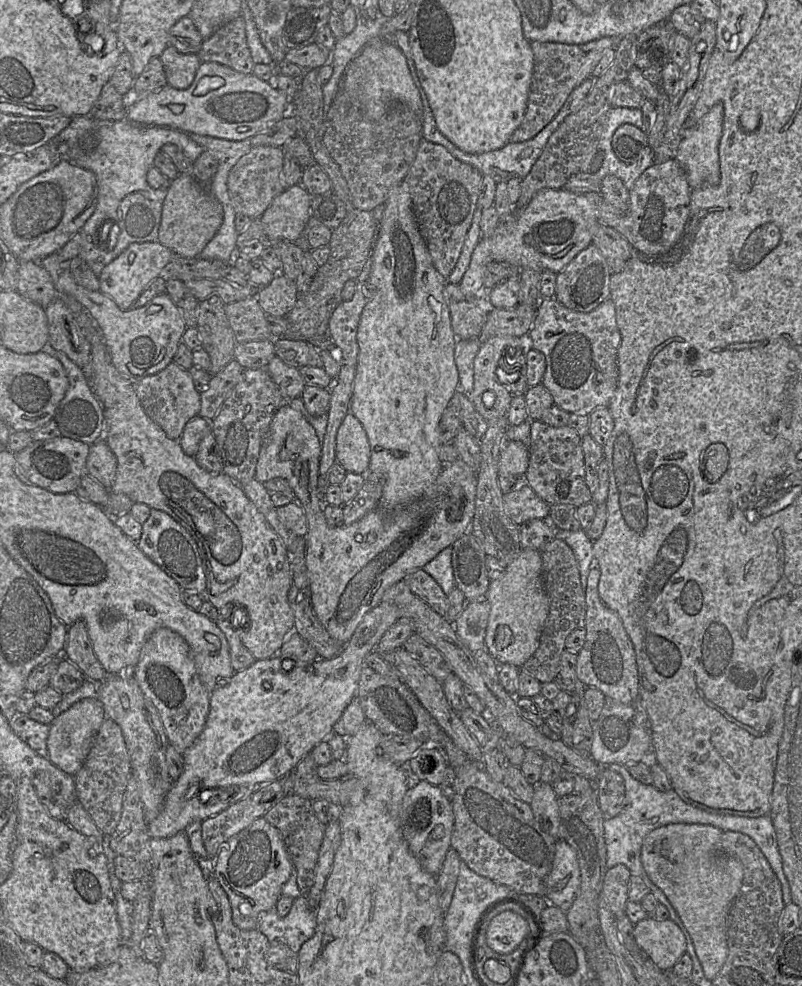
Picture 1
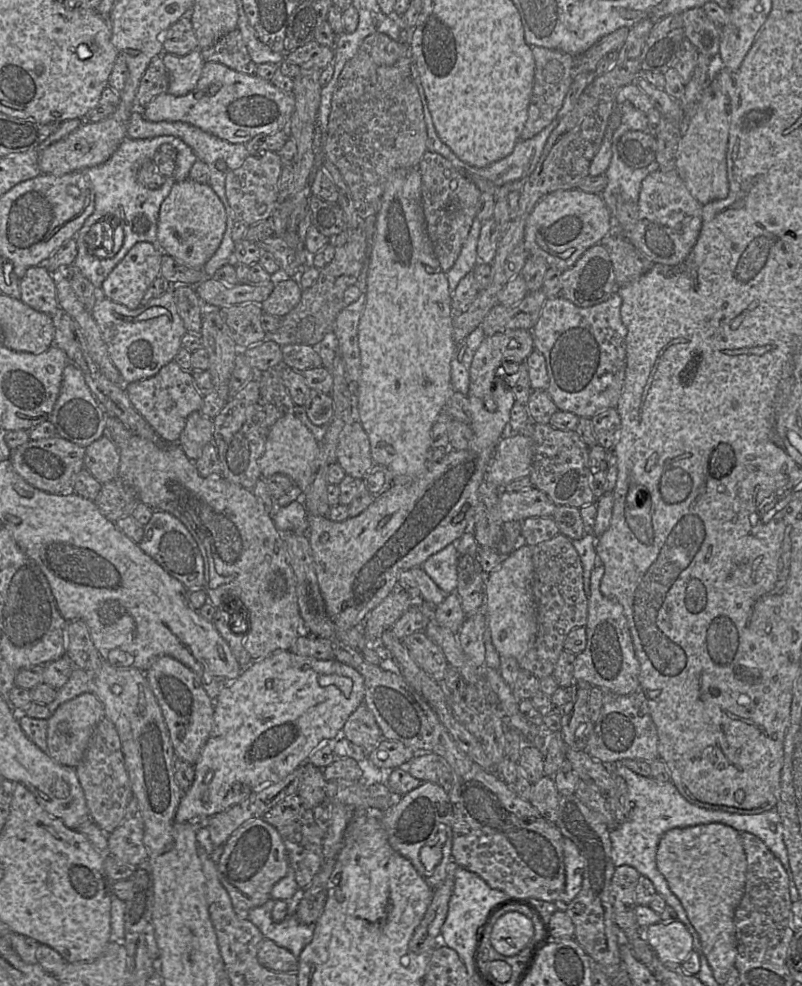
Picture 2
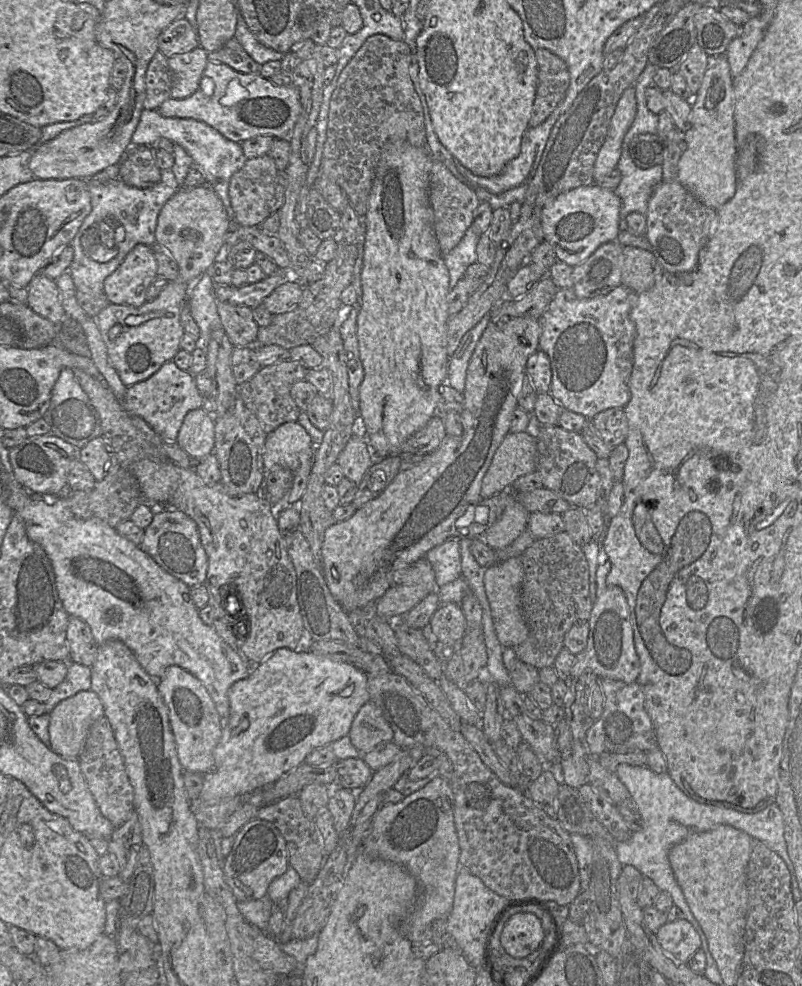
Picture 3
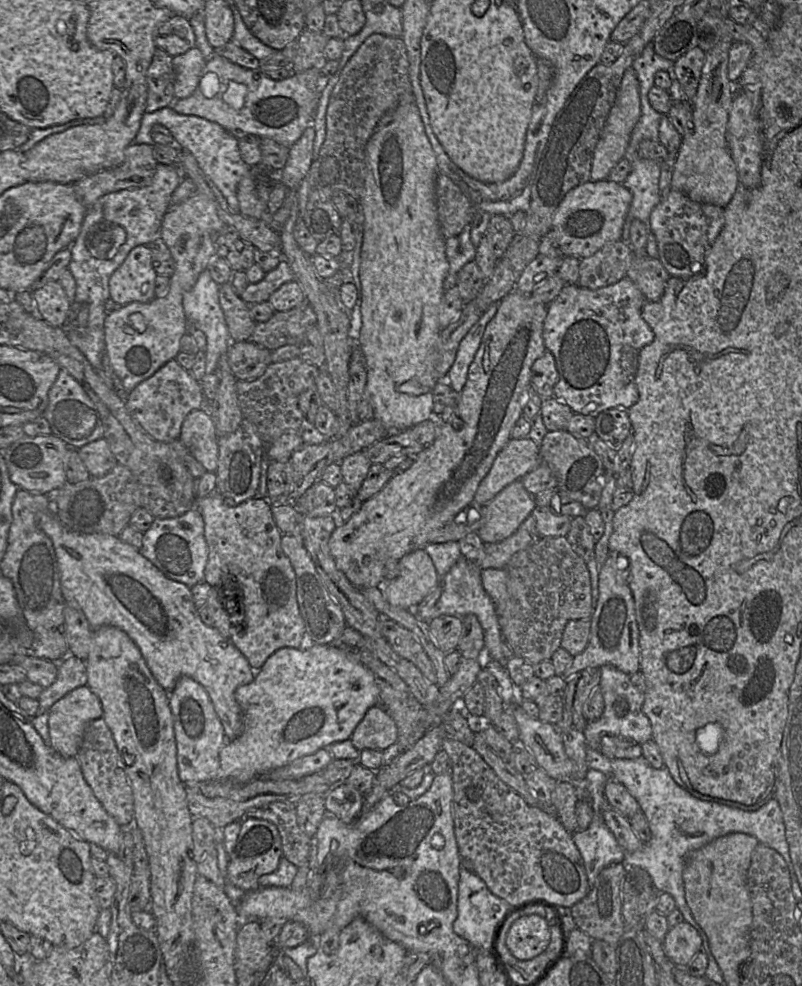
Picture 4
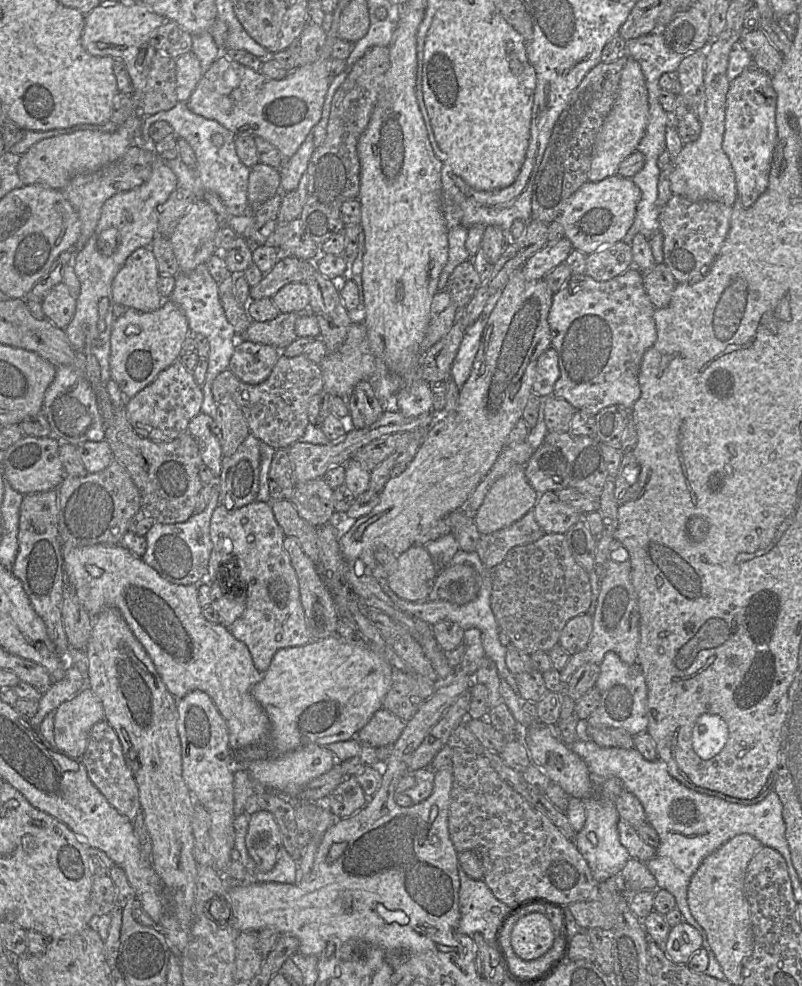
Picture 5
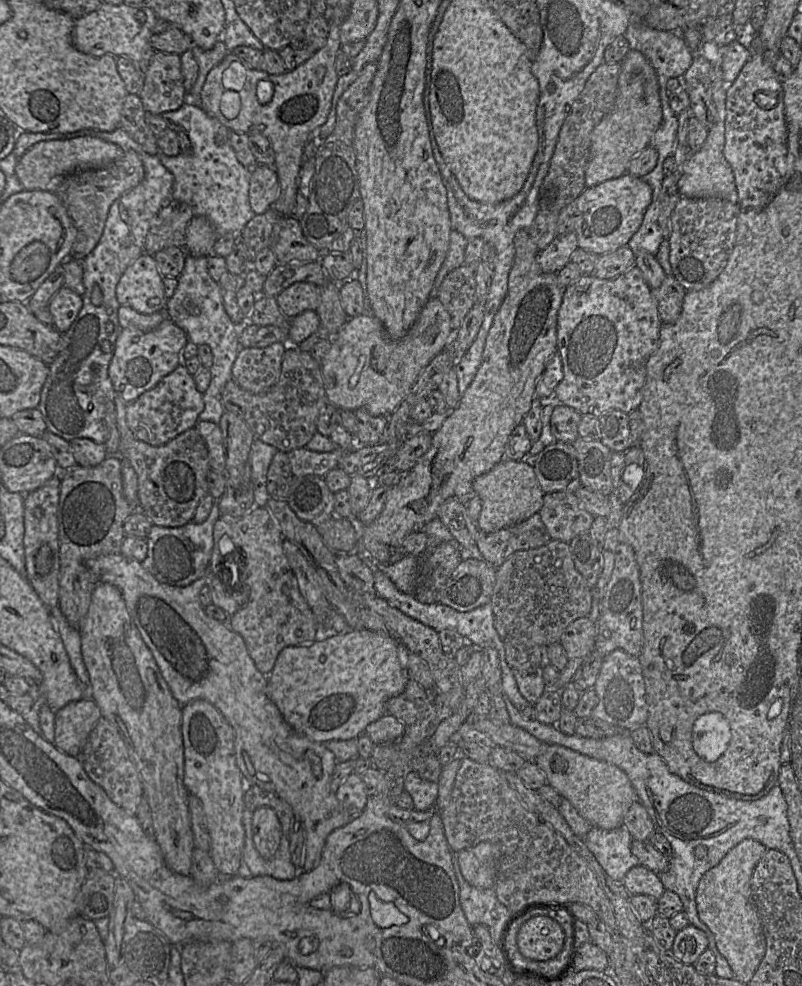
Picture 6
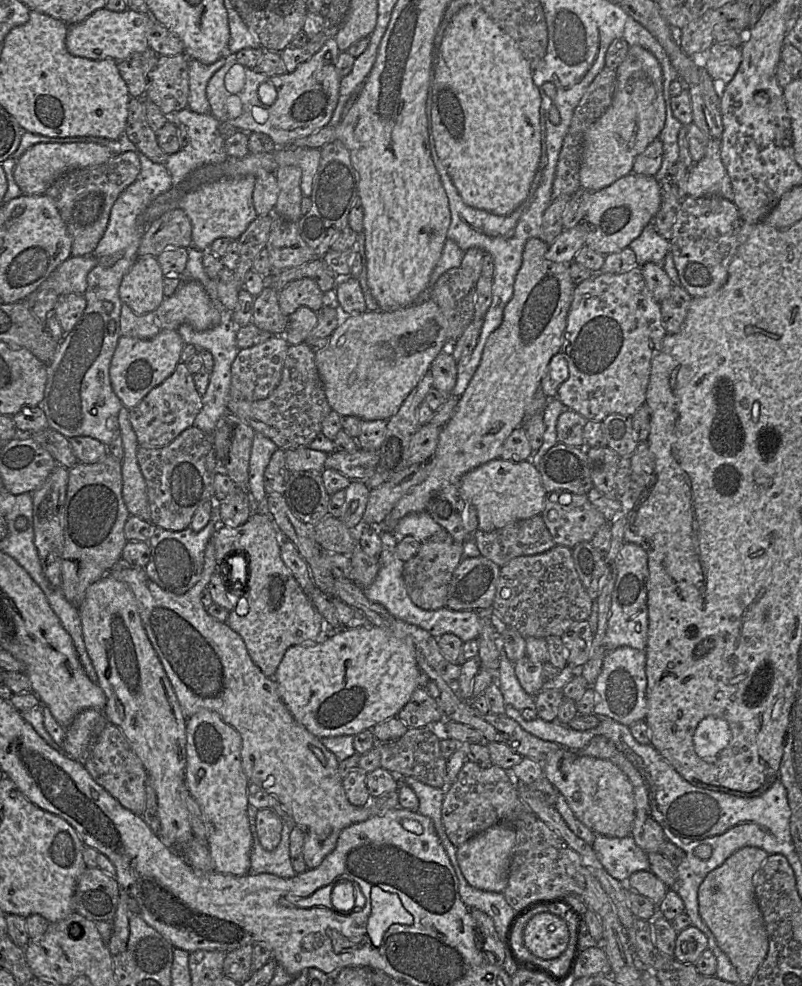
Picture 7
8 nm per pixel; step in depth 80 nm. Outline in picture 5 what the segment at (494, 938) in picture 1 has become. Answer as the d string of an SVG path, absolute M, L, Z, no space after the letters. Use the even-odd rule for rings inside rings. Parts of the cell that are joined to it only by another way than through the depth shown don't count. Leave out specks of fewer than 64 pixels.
M528 914L520 918L510 933L515 955L525 961L535 960L555 946L559 934L547 915Z

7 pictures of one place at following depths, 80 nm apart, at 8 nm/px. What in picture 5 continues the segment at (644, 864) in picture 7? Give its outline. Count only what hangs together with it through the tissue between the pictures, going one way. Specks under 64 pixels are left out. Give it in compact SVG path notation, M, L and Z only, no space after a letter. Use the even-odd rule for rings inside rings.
M592 773L591 777L595 790L590 797L584 799L586 823L583 829L576 833L575 845L587 861L593 878L600 883L611 876L618 875L632 857L619 840L617 824L620 816L614 804L614 799L624 790L624 787L615 778L599 777Z

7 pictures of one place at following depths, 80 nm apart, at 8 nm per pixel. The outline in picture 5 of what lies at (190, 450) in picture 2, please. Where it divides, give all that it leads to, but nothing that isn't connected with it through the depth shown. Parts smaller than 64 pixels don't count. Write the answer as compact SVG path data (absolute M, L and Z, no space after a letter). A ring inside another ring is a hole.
M201 412L190 421L187 432L196 439L203 463L215 478L218 478L221 473L223 454L214 419Z

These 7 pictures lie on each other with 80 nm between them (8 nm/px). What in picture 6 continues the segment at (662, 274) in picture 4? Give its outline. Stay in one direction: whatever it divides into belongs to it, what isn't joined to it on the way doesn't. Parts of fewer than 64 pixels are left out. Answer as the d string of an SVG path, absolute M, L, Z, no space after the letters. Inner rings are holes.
M666 275L660 287L651 289L657 302L658 313L664 324L674 323L680 316L686 295L685 288L673 275Z

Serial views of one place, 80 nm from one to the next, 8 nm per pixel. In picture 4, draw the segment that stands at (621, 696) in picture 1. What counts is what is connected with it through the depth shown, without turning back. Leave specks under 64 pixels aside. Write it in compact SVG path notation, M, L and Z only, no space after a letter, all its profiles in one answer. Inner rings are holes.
M613 552L612 555L608 555L599 570L599 596L591 618L590 639L586 649L573 656L571 666L565 670L562 676L566 681L576 673L589 667L601 668L604 665L612 665L626 674L635 674L640 671L639 628L635 615L633 594L628 585L629 568L622 570L617 567L618 554Z

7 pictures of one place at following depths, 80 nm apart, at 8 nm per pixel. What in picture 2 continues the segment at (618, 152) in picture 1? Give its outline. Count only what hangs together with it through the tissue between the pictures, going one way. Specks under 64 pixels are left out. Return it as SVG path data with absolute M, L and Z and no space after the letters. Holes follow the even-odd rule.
M628 130L618 143L620 158L633 168L644 168L656 161L656 140L649 132Z

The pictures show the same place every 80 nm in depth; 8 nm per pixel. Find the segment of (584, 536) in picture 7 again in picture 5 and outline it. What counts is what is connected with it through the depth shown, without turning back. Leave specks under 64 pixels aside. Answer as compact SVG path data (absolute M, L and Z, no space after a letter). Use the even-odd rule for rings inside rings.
M553 491L540 494L533 510L537 523L547 534L566 534L585 515L562 502Z

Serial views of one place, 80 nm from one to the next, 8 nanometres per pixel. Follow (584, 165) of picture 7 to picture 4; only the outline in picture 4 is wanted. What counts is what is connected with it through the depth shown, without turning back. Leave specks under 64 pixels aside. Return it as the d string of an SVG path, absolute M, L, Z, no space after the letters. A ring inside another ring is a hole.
M629 67L624 72L617 97L609 112L598 143L594 149L590 181L600 181L607 179L612 168L614 168L616 164L622 158L624 158L625 151L630 141L631 132L641 115L639 89L640 87L636 71L633 67Z

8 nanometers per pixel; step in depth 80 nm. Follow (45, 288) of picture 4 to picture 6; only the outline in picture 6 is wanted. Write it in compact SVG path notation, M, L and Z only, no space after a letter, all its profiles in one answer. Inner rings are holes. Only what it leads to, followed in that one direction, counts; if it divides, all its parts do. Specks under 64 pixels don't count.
M62 286L47 306L53 317L53 326L60 333L66 332L77 318L82 306L82 296Z

